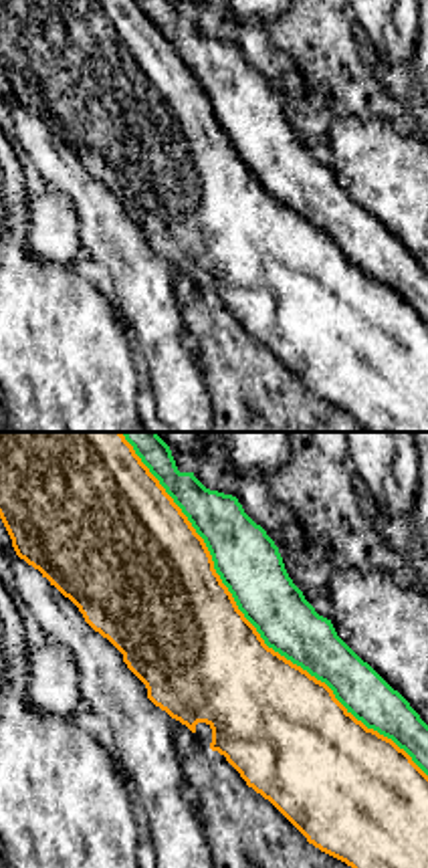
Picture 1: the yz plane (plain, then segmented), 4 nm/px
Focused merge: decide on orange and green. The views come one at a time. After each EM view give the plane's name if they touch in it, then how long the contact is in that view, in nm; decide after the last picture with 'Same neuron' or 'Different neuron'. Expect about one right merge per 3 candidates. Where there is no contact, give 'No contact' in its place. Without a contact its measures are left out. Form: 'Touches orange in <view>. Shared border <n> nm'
Touches orange in yz. Shared border 1750 nm

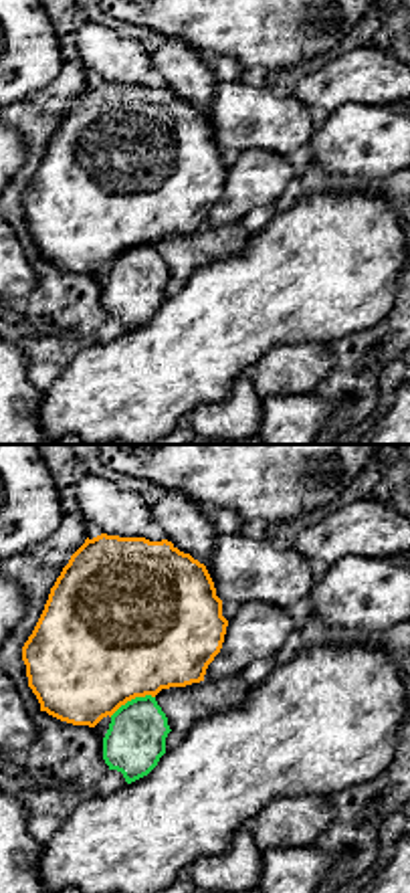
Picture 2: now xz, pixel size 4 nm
Touches orange in xz. Shared border 200 nm

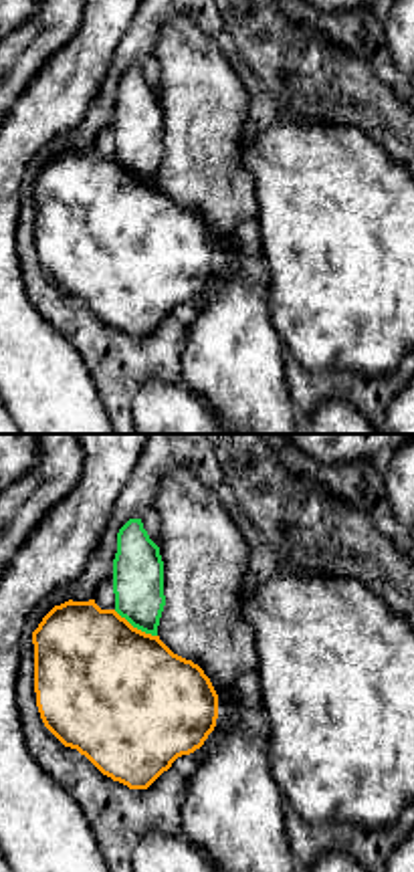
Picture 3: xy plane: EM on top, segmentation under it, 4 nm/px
Touches orange in xy. Shared border 200 nm

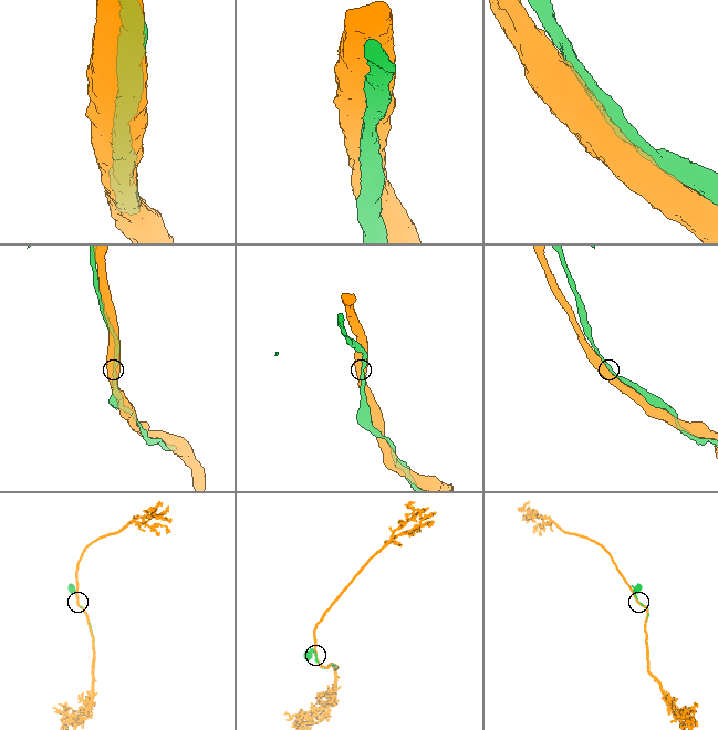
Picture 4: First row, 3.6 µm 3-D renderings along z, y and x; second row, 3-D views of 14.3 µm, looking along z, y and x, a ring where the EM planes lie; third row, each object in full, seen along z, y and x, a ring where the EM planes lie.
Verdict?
Same neuron

